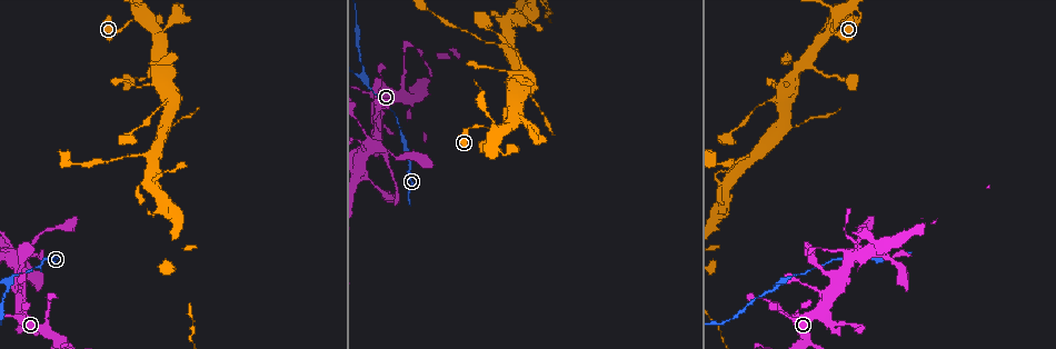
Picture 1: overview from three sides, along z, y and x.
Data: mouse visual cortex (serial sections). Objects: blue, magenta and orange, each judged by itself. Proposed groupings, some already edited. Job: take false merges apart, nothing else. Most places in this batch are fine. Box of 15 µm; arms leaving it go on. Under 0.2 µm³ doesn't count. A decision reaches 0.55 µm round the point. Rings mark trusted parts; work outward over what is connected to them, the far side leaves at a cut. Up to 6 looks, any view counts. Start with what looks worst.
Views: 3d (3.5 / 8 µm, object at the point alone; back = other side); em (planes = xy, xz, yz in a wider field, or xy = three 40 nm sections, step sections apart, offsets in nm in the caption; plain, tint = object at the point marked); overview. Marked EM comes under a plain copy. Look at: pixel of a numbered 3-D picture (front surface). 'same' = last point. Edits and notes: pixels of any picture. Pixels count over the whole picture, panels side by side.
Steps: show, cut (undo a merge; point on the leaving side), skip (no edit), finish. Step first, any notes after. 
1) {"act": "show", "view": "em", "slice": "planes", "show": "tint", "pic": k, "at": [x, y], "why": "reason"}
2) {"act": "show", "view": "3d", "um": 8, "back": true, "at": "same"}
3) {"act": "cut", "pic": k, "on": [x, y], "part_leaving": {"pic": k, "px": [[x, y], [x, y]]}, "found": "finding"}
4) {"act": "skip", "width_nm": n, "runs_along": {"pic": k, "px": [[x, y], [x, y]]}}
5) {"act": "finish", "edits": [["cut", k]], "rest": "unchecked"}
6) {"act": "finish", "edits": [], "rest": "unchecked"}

{"act": "show", "view": "3d", "um": 3.5, "pic": 1, "at": [362, 77], "why": "thick turns thin"}

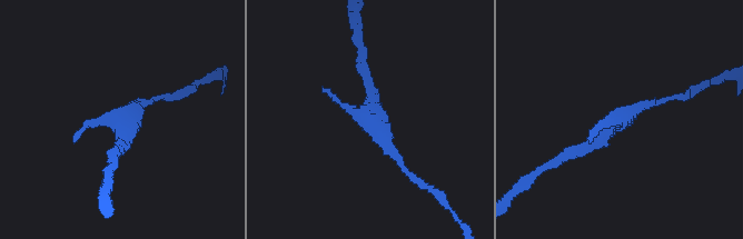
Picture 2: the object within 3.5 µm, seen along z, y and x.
{"act": "show", "view": "em", "slice": "planes", "show": "tint", "pic": 2, "at": [120, 119]}

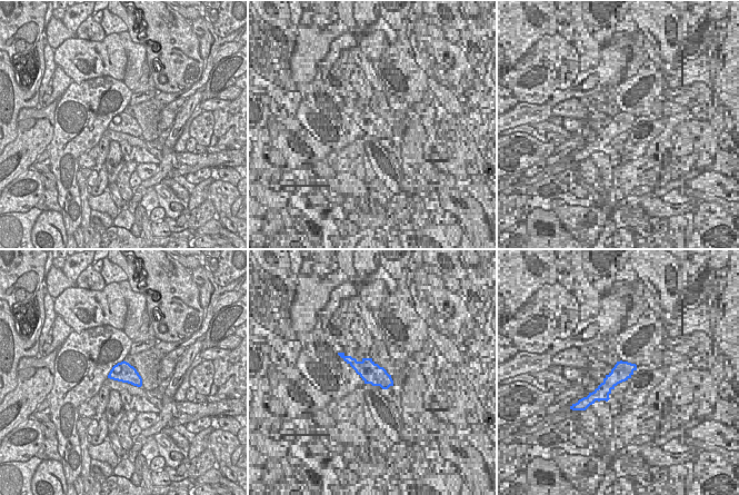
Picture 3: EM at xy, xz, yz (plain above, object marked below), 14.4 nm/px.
{"act": "skip", "runs_along": {"pic": 2, "px": [[675, 97], [624, 113], [598, 141], [564, 155]]}, "found": "one cell here"}

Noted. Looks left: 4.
{"act": "show", "view": "3d", "um": 3.5, "back": true, "pic": 1, "at": [14, 258], "why": "sharp bend"}

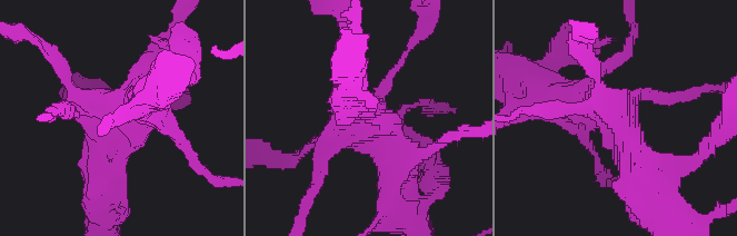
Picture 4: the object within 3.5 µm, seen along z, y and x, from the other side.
{"act": "show", "view": "em", "slice": "xy", "step": 5, "show": "tint", "pic": 4, "at": [618, 115], "why": "need the tissue"}

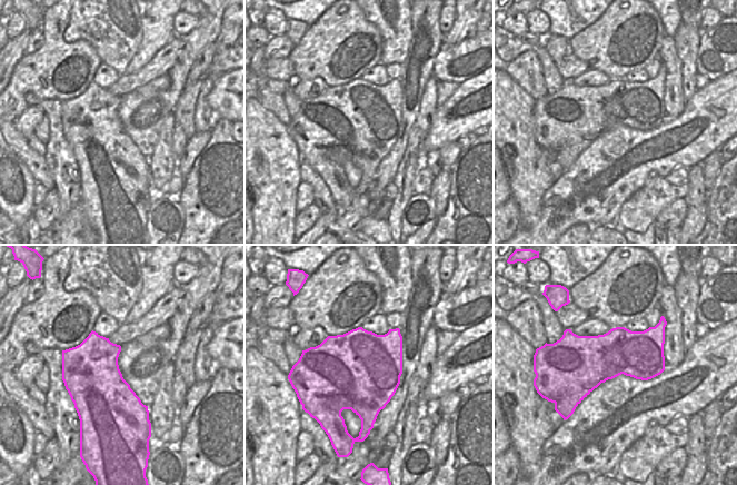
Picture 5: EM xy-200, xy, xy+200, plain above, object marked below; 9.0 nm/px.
{"act": "skip", "runs_along": {"pic": 4, "px": [[643, 182], [614, 114], [555, 100]]}, "found": "one cell here"}

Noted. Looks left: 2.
{"act": "show", "view": "em", "slice": "xy", "step": 2, "show": "tint", "pic": 1, "at": [176, 96], "why": "three arms meet"}

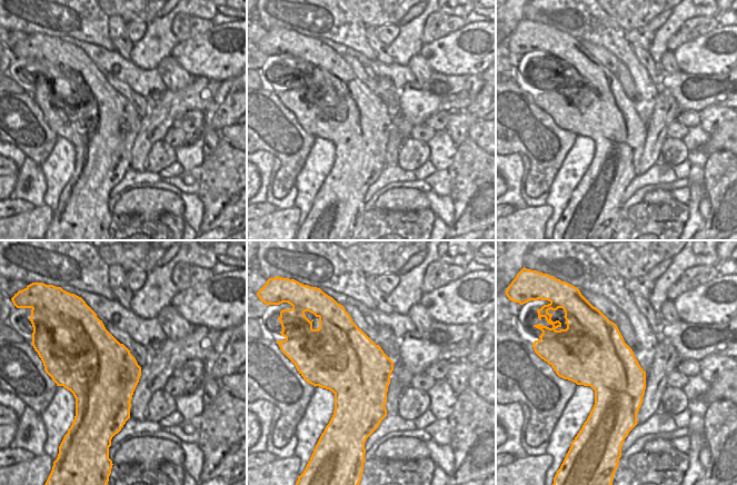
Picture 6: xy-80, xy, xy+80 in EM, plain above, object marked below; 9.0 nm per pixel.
{"act": "show", "view": "3d", "um": 3.5, "at": "same"}

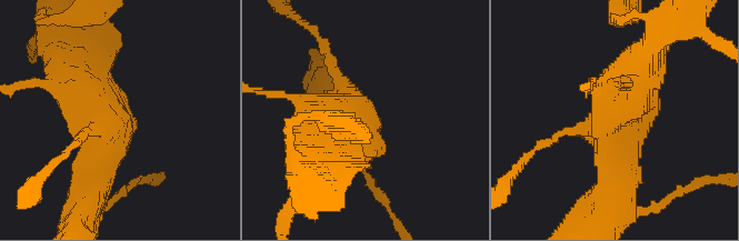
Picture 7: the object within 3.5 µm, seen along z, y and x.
{"act": "skip", "runs_along": {"pic": 7, "px": [[649, 54], [623, 113], [617, 181]]}, "found": "continuous, no second cell"}

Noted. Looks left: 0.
{"act": "finish", "edits": [], "rest": "unchecked"}

